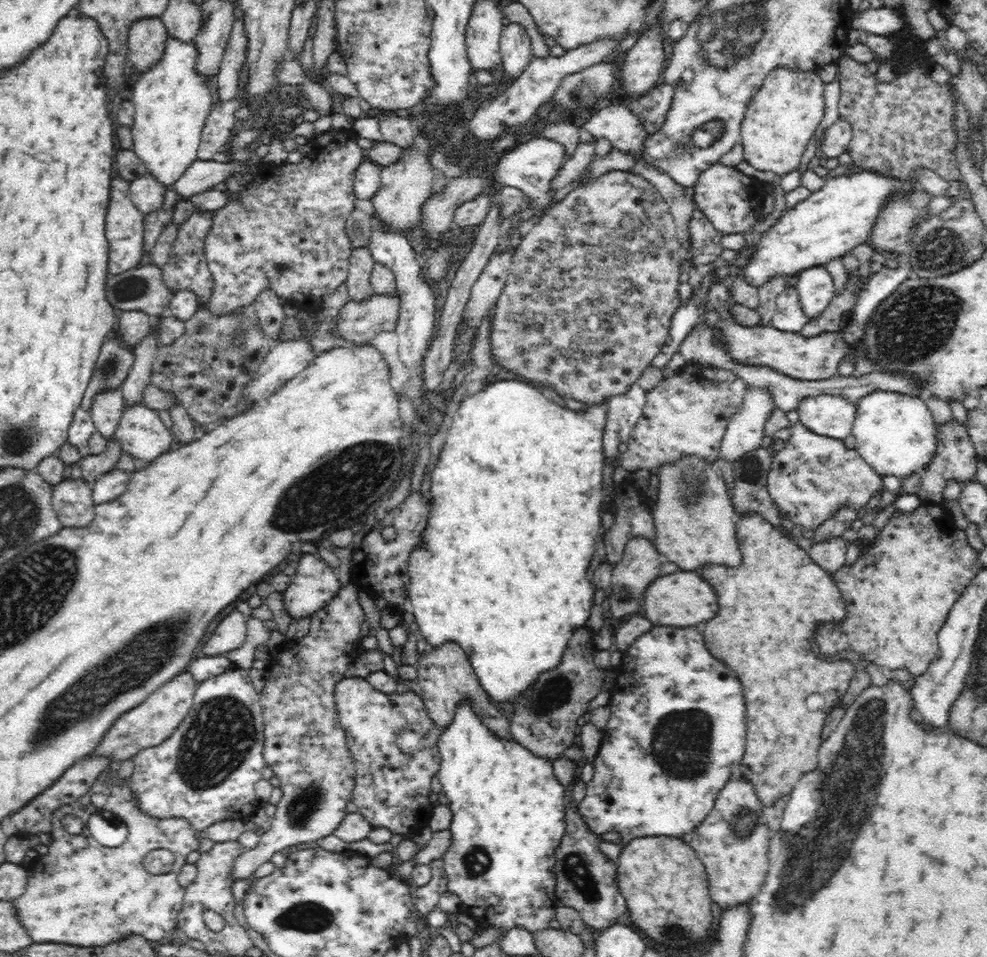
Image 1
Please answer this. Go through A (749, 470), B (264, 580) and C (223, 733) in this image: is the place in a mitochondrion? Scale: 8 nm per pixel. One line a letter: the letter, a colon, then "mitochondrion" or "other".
A: mitochondrion
B: other
C: mitochondrion

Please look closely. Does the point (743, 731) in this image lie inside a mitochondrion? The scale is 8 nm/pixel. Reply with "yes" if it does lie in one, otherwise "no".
no

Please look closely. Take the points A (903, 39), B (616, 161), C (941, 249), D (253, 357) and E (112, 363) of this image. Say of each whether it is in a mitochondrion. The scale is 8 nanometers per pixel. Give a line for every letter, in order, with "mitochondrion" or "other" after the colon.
A: other
B: other
C: mitochondrion
D: other
E: mitochondrion

